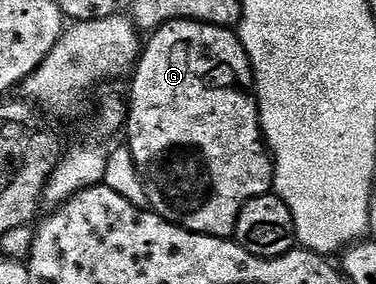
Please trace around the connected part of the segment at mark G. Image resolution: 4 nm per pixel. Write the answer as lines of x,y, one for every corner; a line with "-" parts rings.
173,19
170,23
158,28
149,36
150,41
145,42
141,50
140,58
133,68
134,89
128,97
128,118
124,128
124,135
130,138
130,152
132,159
150,159
150,155
158,155
162,147
170,147
170,143
198,143
206,155
210,155
210,167
214,167
214,199
190,219
190,231
197,235
211,235
217,239
230,239
234,234
234,226
238,220
238,215
244,209
244,205
250,199
255,199
261,195
271,194
274,186
274,173
272,170
272,156
262,138
262,126
258,120
258,101
255,95
254,72
250,70
250,58
246,56
246,50
241,39
229,27
218,27
215,23
197,23
194,19

